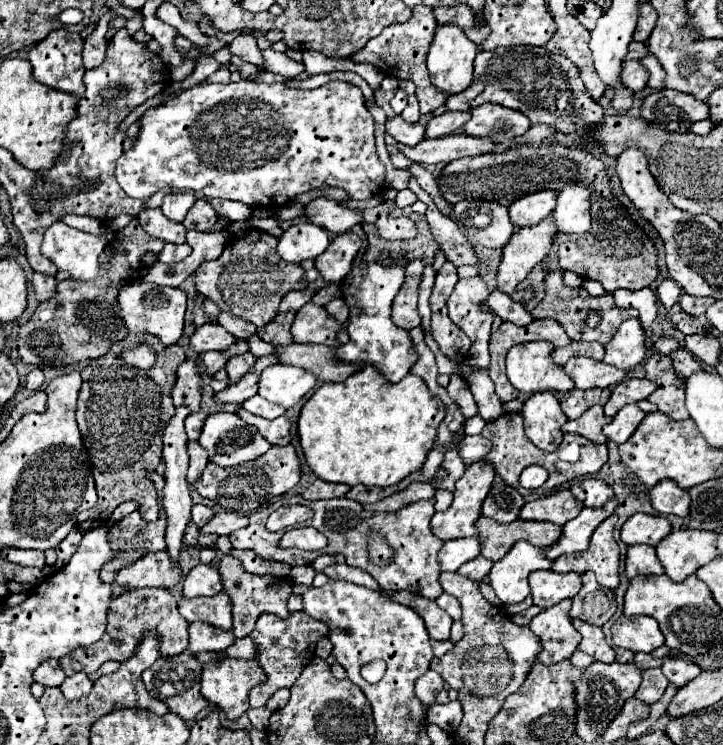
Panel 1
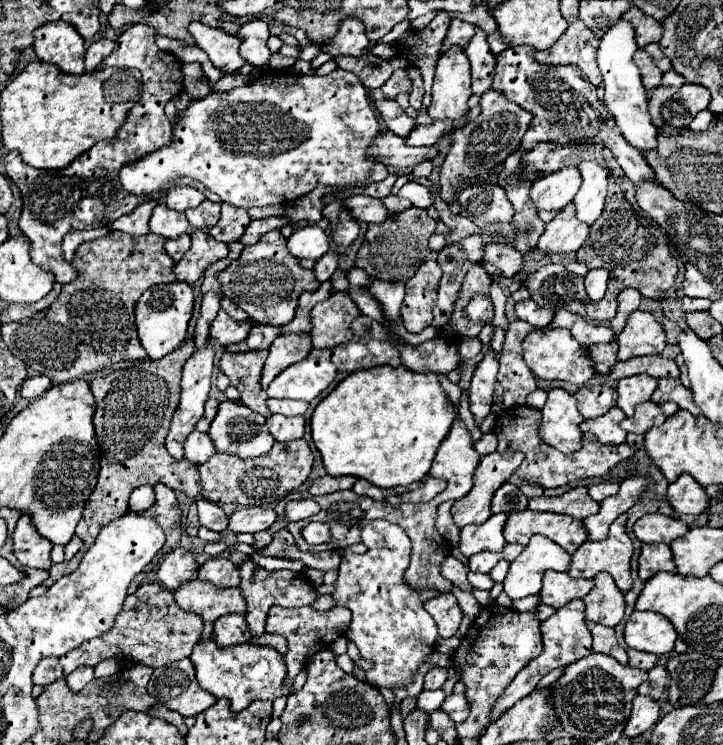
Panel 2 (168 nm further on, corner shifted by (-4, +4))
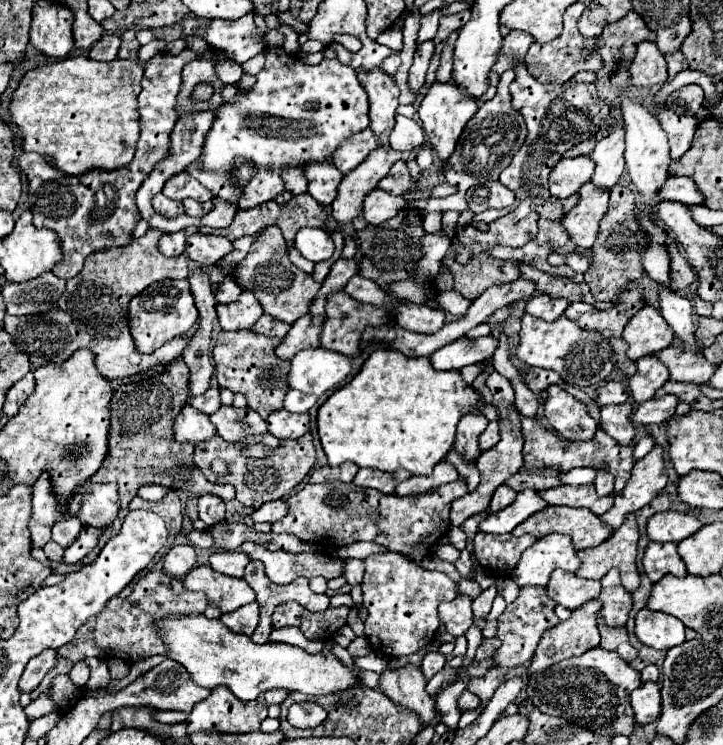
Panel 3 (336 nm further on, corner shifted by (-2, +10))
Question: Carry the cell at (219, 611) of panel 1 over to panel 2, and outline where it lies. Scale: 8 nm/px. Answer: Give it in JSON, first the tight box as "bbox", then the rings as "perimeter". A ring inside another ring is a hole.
{"bbox":[174,580,246,622],"perimeter":[[[190,580],[174,592],[176,604],[186,612],[196,612],[204,622],[214,622],[224,614],[244,614],[246,602],[240,588],[216,588],[200,580]]]}

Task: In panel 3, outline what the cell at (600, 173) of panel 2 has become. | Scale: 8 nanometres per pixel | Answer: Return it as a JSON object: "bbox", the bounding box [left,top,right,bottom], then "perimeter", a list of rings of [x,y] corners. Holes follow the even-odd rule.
{"bbox":[590,118,626,188],"perimeter":[[[622,118],[610,128],[608,136],[600,140],[590,154],[590,158],[596,162],[596,170],[592,176],[592,182],[602,188],[610,188],[618,182],[618,178],[624,174],[626,162],[624,162],[624,126]]]}

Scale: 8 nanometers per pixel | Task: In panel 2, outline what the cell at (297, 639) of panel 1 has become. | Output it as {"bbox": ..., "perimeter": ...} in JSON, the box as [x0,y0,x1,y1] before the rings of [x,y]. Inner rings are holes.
{"bbox":[266,606,352,686],"perimeter":[[[272,606],[270,612],[268,612],[268,618],[266,618],[266,632],[280,634],[288,642],[288,652],[284,654],[284,662],[286,662],[286,668],[288,668],[284,686],[288,686],[298,676],[298,672],[306,666],[306,662],[312,654],[316,654],[318,650],[330,648],[336,638],[344,636],[344,632],[350,626],[350,620],[352,620],[350,610],[348,608],[338,608],[338,606],[328,610],[328,612],[318,612],[310,606],[300,606],[300,608]]]}

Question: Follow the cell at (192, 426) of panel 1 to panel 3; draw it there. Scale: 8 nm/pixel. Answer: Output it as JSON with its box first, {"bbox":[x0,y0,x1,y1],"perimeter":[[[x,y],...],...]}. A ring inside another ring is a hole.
{"bbox":[190,388,220,414],"perimeter":[[[208,388],[204,394],[196,396],[190,404],[200,412],[214,414],[220,408],[220,388]]]}

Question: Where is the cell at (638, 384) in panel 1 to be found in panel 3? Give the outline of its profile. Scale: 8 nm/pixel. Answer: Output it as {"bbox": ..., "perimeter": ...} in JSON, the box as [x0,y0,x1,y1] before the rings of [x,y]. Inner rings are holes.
{"bbox":[630,356,670,402],"perimeter":[[[644,356],[636,362],[638,372],[630,378],[630,394],[636,402],[650,400],[654,392],[670,378],[668,368],[658,360],[658,356]]]}

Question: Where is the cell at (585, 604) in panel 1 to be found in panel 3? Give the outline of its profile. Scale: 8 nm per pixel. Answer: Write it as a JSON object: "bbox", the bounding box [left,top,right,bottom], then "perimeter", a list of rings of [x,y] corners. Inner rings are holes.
{"bbox":[600,570,632,626],"perimeter":[[[610,570],[602,578],[600,600],[604,602],[600,616],[606,620],[606,624],[608,626],[626,626],[628,614],[632,610],[632,594],[626,592],[624,586],[620,584],[618,570]]]}

